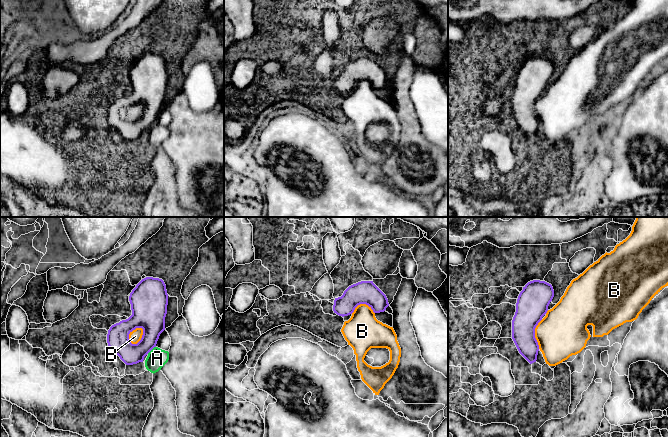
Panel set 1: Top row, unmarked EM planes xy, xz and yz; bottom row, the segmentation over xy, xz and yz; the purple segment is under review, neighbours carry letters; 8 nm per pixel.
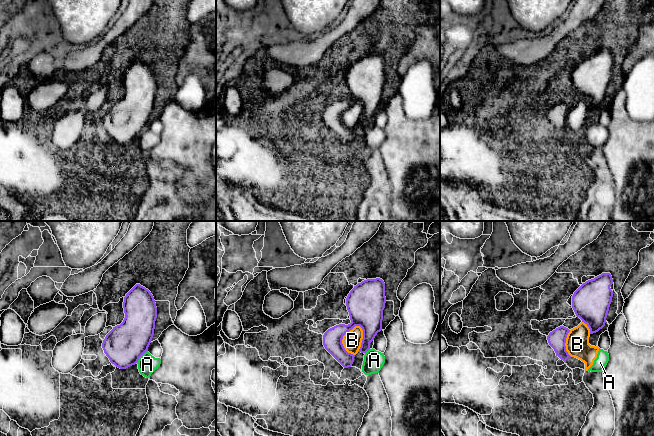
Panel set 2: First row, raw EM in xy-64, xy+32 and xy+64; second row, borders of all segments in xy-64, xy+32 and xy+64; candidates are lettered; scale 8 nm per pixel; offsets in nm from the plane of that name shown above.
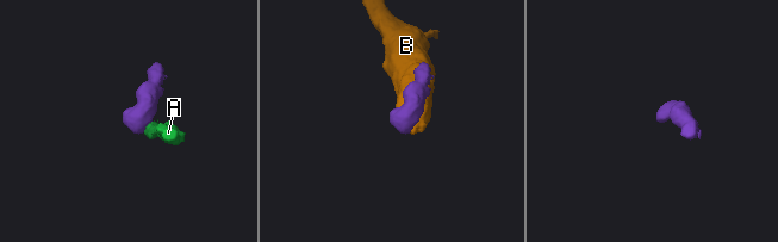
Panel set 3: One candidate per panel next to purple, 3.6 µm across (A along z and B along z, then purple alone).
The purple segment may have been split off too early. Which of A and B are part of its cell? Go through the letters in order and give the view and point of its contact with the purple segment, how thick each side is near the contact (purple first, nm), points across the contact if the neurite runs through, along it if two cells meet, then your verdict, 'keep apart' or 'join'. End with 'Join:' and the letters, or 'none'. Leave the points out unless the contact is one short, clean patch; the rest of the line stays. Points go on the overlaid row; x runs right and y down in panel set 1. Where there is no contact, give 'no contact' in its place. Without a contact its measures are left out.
A: meets purple in xy at (151, 349); 220 nm thick on the purple side, 160 nm on the other; border along xy (155, 346), (147, 353); keep apart
B: meets purple in xy at (142, 337); 280 nm thick on the purple side, 100 nm on the other; border along xy (141, 327), (141, 338), (132, 344); keep apart
Join: none

